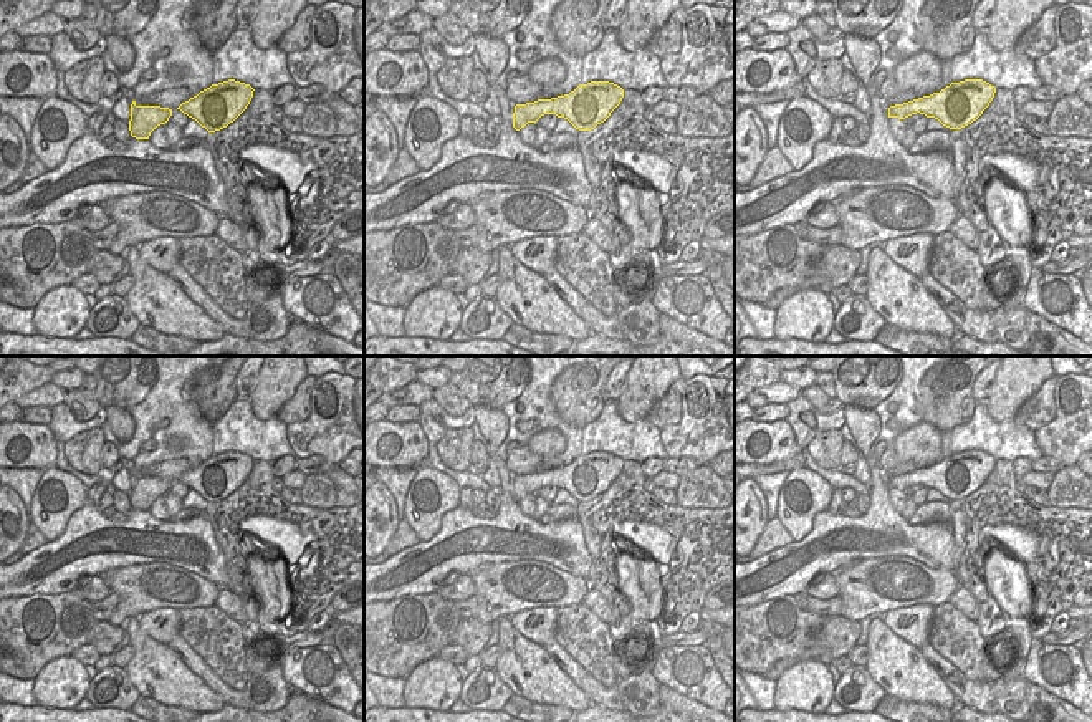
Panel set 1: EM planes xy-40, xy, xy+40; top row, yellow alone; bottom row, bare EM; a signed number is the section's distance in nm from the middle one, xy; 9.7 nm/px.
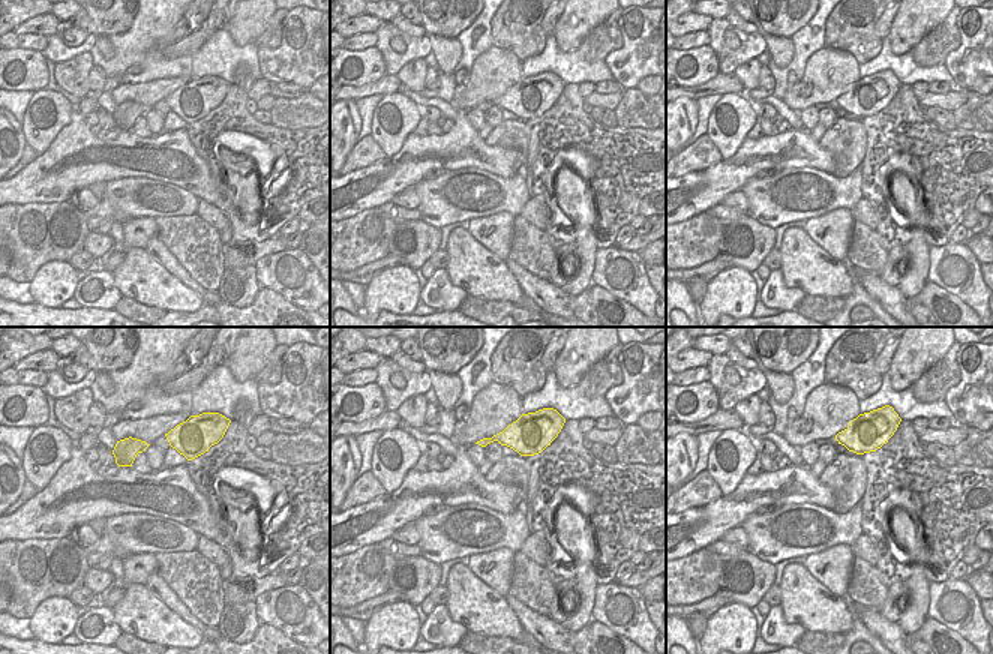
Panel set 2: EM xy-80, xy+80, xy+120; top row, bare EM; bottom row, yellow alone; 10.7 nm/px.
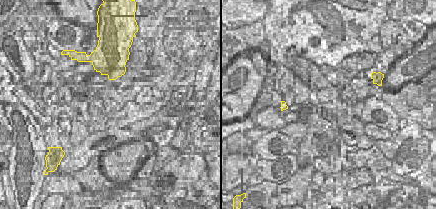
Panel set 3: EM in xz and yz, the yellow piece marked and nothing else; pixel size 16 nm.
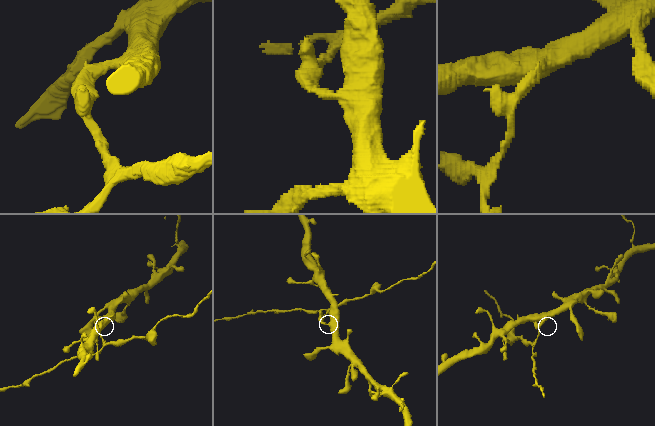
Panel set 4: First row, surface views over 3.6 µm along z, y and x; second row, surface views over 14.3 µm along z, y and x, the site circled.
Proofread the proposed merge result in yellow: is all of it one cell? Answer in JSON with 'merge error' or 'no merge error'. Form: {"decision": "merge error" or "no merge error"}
{"decision": "merge error"}

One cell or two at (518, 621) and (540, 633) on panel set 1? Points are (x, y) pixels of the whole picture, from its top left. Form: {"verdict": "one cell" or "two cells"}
{"verdict": "one cell"}

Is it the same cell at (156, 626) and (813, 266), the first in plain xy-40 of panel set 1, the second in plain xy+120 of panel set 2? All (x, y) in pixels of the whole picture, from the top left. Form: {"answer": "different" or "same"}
{"answer": "different"}

